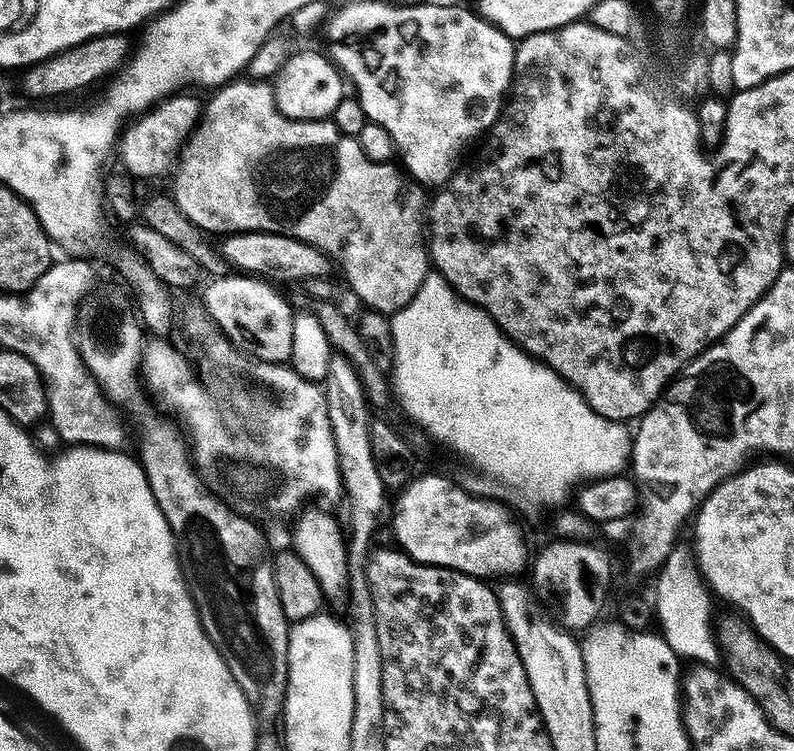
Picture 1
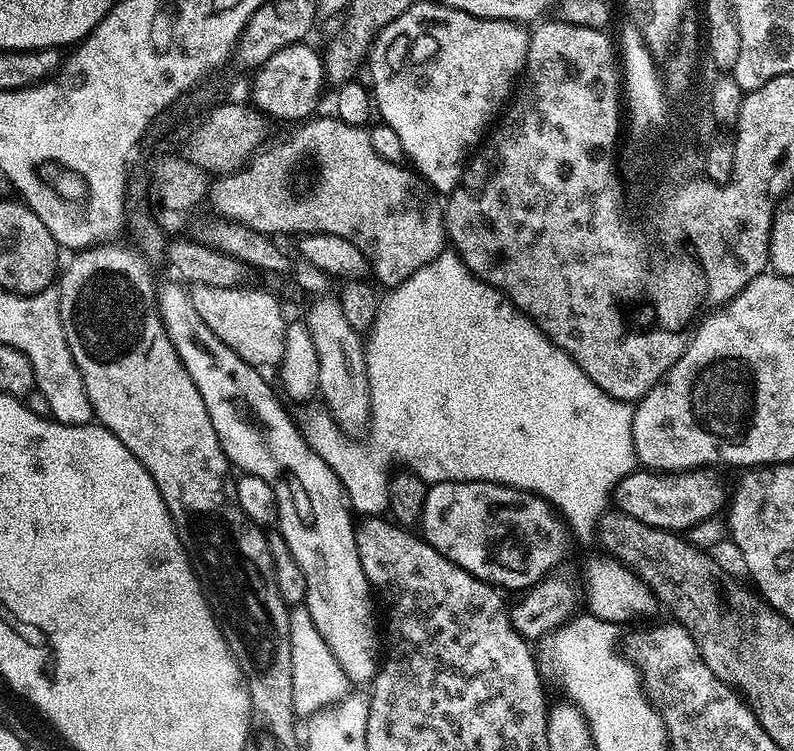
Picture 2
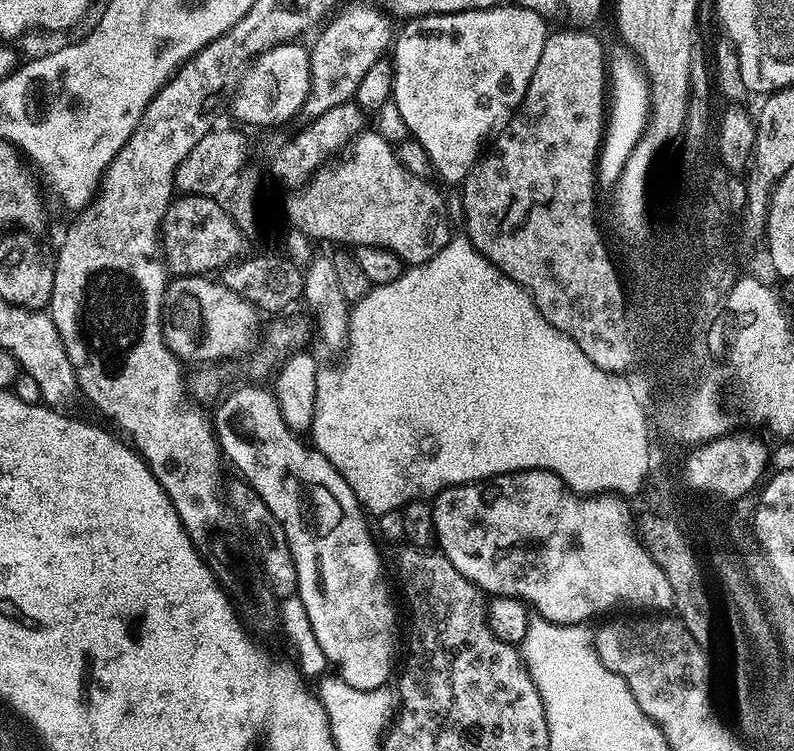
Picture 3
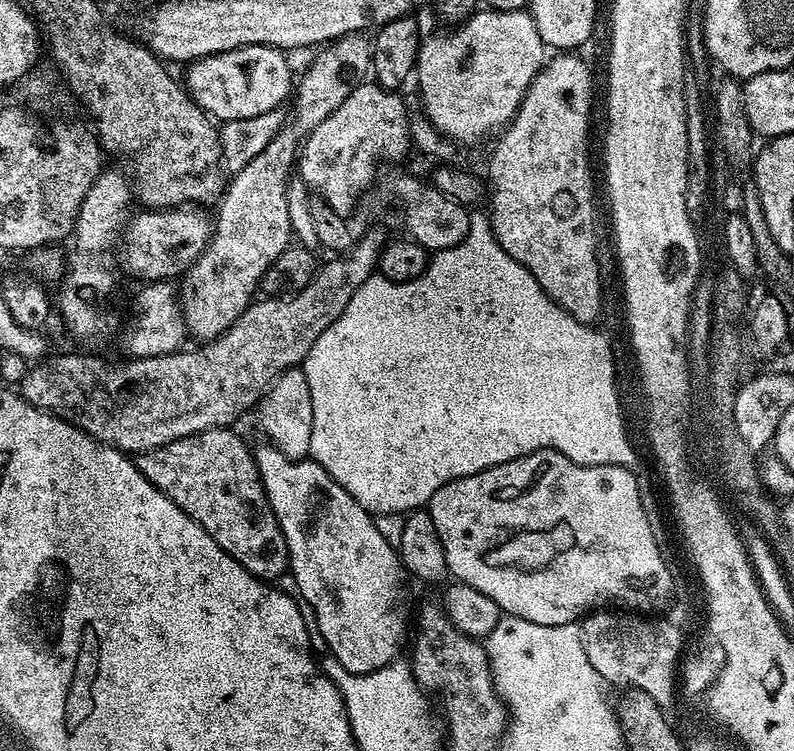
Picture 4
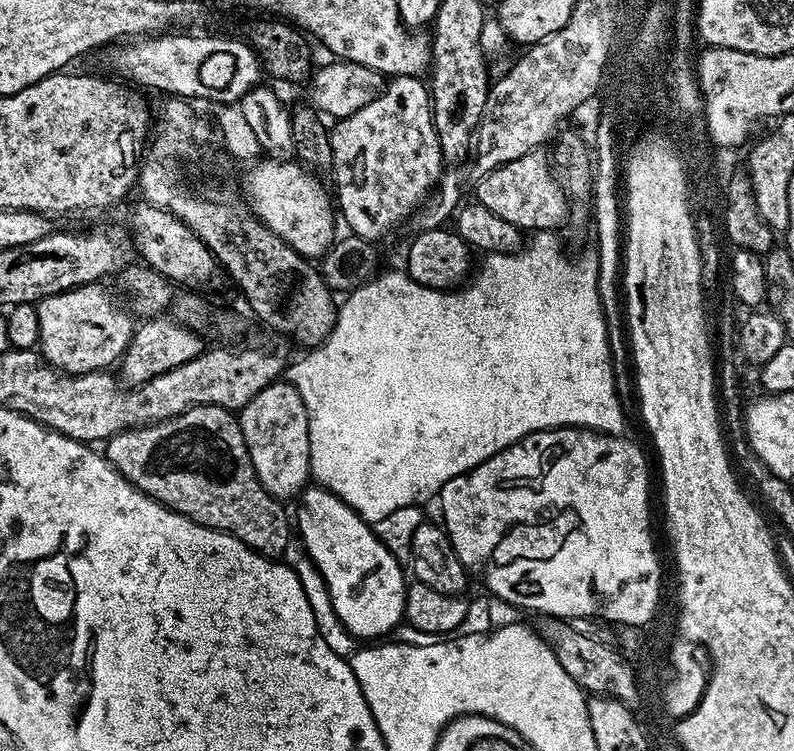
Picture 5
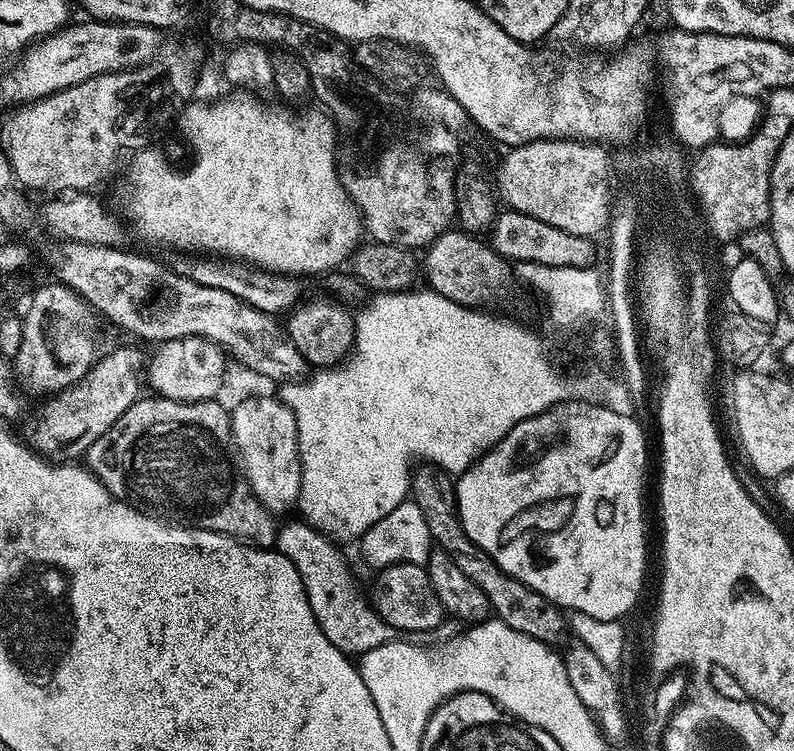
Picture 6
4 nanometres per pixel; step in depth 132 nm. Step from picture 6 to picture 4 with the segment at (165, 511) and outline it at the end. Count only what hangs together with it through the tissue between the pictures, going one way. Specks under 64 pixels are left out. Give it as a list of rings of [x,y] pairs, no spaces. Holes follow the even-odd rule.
[[[231,427],[226,428],[211,428],[205,432],[196,432],[193,436],[187,436],[186,438],[178,438],[174,442],[169,444],[163,444],[160,448],[151,448],[149,452],[139,453],[135,457],[134,463],[136,468],[141,472],[141,474],[146,477],[154,487],[156,487],[163,496],[168,496],[174,501],[174,503],[181,508],[185,514],[187,514],[195,524],[200,524],[205,530],[210,534],[210,538],[214,538],[214,542],[218,542],[218,546],[226,554],[230,554],[234,557],[239,564],[244,567],[250,574],[254,574],[260,580],[265,582],[276,582],[276,579],[280,575],[287,573],[289,571],[290,565],[288,562],[288,547],[286,546],[286,538],[282,534],[282,526],[278,522],[278,518],[274,514],[274,510],[270,506],[268,501],[268,495],[264,489],[264,483],[260,477],[260,471],[256,465],[256,457],[254,455],[253,449],[251,447],[247,448],[244,445],[244,440],[239,436],[238,433],[232,432]]]

